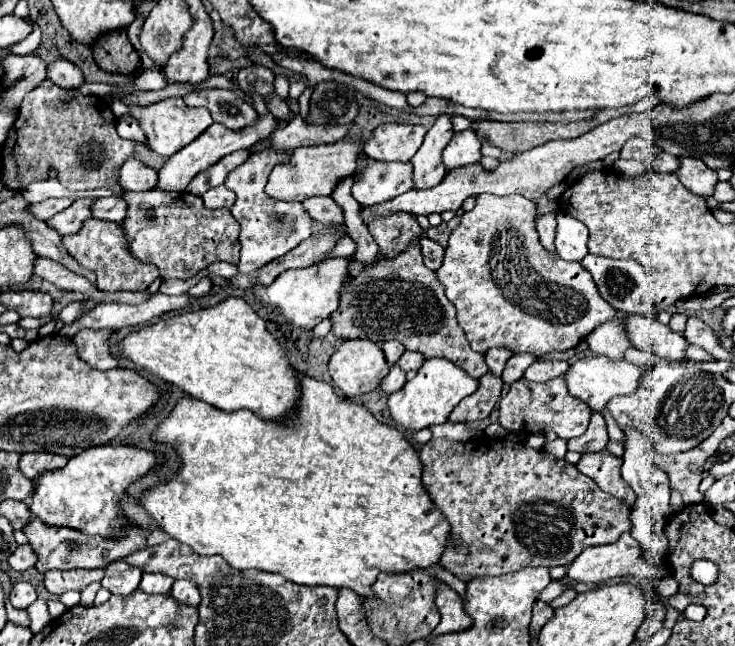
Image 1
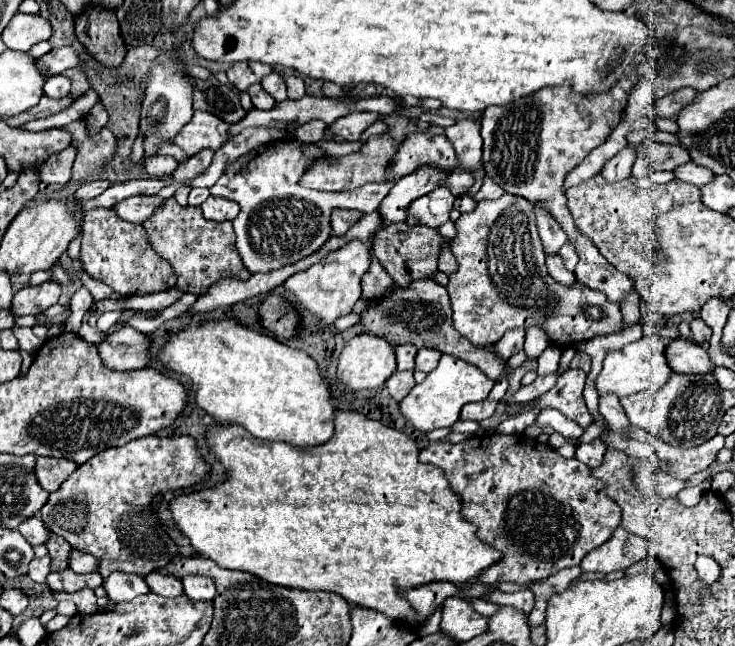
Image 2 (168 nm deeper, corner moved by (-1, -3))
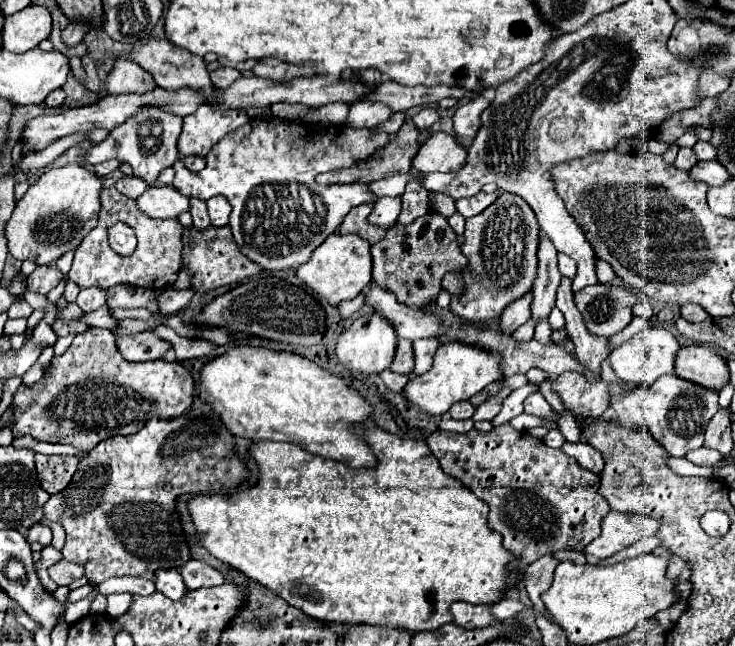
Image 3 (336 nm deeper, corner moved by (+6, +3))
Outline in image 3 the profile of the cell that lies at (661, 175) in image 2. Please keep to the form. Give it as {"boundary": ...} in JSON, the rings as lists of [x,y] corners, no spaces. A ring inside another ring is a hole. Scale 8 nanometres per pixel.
{"boundary":[[[681,147],[681,149],[679,149],[679,155],[677,155],[677,159],[675,159],[673,165],[675,165],[677,169],[685,169],[685,171],[687,171],[687,169],[691,169],[691,165],[695,165],[697,161],[699,161],[699,159],[693,155],[691,149]]]}

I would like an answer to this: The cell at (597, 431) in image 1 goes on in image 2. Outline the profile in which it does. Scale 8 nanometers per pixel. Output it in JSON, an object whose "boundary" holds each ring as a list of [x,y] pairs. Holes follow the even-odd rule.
{"boundary":[[[600,439],[592,441],[592,443],[582,443],[576,447],[576,459],[586,463],[590,469],[596,469],[602,465],[602,457],[604,457],[606,445],[602,445]]]}

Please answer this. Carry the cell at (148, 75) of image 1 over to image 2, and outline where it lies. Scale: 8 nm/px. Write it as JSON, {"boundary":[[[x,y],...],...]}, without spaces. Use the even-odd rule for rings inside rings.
{"boundary":[[[42,97],[40,103],[36,107],[32,107],[30,111],[22,113],[22,115],[14,115],[14,119],[8,119],[8,125],[12,127],[22,127],[24,123],[28,121],[34,121],[34,119],[42,119],[42,117],[50,117],[58,111],[62,111],[64,107],[72,105],[72,99],[70,97],[64,97],[64,99],[50,99],[50,97]]]}

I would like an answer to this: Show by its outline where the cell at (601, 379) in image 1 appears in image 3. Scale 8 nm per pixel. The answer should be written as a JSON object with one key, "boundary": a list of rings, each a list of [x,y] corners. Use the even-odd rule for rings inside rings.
{"boundary":[[[651,327],[651,329],[639,331],[629,341],[625,341],[617,349],[613,349],[609,355],[609,363],[619,379],[623,379],[627,383],[637,383],[637,385],[643,385],[643,383],[651,385],[657,377],[675,373],[673,361],[675,361],[677,351],[679,351],[679,343],[671,331],[661,329],[661,327]]]}

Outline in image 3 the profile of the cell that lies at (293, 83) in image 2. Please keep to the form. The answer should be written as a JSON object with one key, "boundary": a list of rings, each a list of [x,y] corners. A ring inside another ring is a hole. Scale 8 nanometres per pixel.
{"boundary":[[[267,57],[267,59],[257,61],[253,73],[257,77],[265,77],[265,79],[271,79],[271,81],[291,81],[299,75],[307,75],[307,69],[287,65],[285,61],[279,61],[275,57]]]}

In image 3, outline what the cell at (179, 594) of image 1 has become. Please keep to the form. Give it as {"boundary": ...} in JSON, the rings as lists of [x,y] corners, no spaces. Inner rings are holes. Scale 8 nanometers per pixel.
{"boundary":[[[189,559],[181,569],[179,569],[183,581],[185,581],[185,587],[187,589],[203,589],[203,587],[215,587],[215,585],[221,585],[225,583],[225,577],[213,569],[211,565],[207,563],[201,563],[201,561],[195,561],[195,559]]]}

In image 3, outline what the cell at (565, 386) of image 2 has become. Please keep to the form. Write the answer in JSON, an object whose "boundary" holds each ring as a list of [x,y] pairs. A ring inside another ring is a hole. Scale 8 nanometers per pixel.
{"boundary":[[[577,371],[561,373],[551,381],[551,389],[561,397],[563,407],[577,419],[601,417],[609,407],[607,385],[603,381],[599,381],[599,385],[591,385]]]}

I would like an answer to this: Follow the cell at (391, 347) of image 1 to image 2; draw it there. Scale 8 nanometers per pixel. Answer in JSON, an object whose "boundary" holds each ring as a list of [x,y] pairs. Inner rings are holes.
{"boundary":[[[398,345],[396,347],[396,361],[398,361],[398,371],[410,369],[414,371],[414,357],[416,357],[416,347],[414,345]]]}

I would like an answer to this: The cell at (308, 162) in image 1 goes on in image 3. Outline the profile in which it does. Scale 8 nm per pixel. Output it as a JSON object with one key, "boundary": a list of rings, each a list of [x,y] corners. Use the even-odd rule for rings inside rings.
{"boundary":[[[407,121],[397,135],[379,151],[375,151],[371,157],[357,161],[353,167],[347,169],[337,169],[337,171],[327,171],[319,173],[315,179],[321,185],[331,185],[331,183],[373,183],[379,179],[385,179],[385,175],[395,175],[395,173],[407,173],[411,169],[411,157],[415,155],[415,149],[419,149],[417,143],[419,129]]]}

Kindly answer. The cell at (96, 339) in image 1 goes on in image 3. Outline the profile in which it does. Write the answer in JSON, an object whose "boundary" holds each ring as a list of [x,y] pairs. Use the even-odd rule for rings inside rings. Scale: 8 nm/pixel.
{"boundary":[[[143,331],[143,333],[135,333],[135,335],[115,333],[115,345],[127,361],[161,359],[165,355],[165,351],[171,347],[169,341],[155,337],[151,331]]]}

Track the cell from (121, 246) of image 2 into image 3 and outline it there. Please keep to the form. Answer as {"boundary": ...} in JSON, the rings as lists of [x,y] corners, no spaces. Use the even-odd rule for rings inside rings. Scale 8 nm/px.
{"boundary":[[[105,187],[99,193],[99,201],[101,201],[101,211],[99,211],[99,221],[97,227],[89,231],[87,237],[83,237],[83,241],[77,245],[75,249],[75,259],[69,271],[69,279],[75,281],[81,289],[87,287],[101,287],[107,289],[111,285],[117,283],[125,283],[125,285],[135,285],[135,287],[145,287],[145,289],[165,289],[171,287],[177,279],[179,273],[179,257],[181,257],[181,223],[175,219],[151,219],[147,215],[143,215],[135,201],[121,195],[115,187]],[[115,223],[127,223],[135,229],[137,233],[137,249],[133,255],[129,257],[121,257],[117,255],[109,243],[107,243],[107,229],[109,225]]]}

